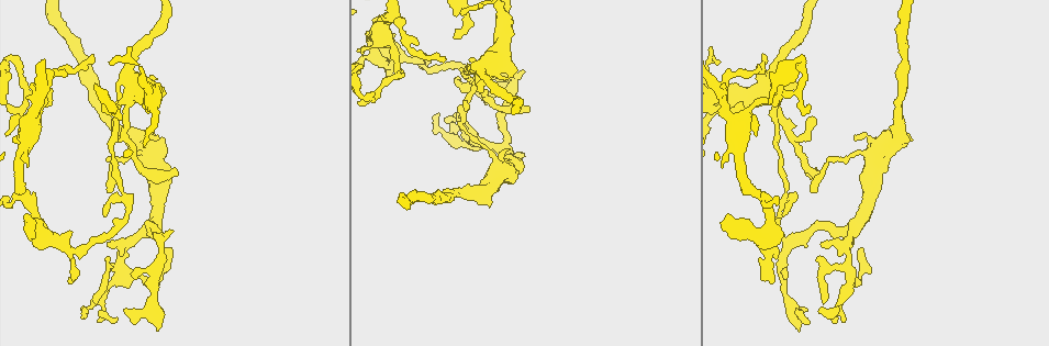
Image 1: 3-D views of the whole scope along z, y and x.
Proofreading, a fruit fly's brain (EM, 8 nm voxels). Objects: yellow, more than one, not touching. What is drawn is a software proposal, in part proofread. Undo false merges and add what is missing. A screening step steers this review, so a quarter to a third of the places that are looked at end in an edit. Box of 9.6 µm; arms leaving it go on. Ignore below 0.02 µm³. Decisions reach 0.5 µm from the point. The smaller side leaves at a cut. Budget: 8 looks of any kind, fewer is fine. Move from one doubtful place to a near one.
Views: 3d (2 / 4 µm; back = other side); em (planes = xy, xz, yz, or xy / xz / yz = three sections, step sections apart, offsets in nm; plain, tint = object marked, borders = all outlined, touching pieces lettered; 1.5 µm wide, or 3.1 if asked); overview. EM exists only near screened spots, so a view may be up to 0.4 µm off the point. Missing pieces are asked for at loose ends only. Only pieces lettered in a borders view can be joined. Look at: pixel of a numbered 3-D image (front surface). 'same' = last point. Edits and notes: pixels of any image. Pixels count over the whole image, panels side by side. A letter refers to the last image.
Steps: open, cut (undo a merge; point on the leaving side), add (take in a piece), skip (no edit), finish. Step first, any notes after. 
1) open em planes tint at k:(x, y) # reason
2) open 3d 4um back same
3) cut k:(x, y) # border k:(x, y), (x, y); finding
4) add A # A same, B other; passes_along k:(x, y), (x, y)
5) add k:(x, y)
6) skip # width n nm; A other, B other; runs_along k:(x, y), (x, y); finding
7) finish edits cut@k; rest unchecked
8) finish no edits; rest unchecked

open 3d 4um at 1:(854, 135) # thin end

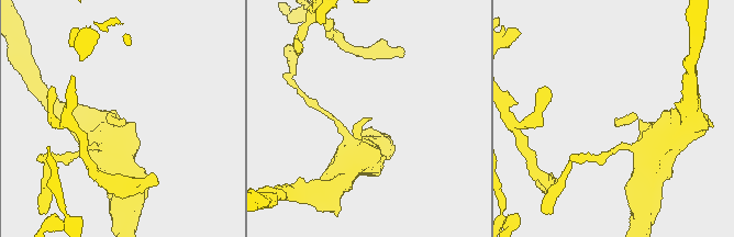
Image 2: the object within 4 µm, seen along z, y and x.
open em planes borders at 2:(123, 119) # now the EM

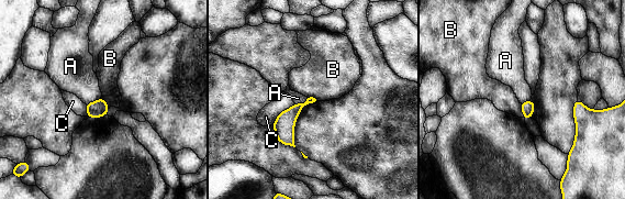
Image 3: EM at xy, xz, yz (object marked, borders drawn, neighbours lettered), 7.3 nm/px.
skip # A other, B other, C other; border 3:(520, 103), (523, 117); none of them fits

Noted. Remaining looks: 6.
open em yz step 8 borders at 1:(102, 106) # long arm stops here

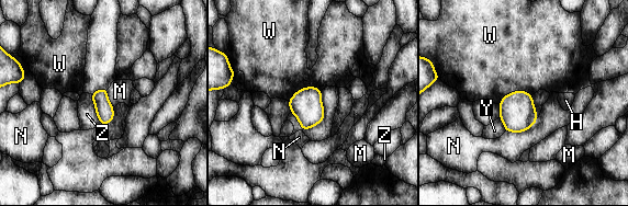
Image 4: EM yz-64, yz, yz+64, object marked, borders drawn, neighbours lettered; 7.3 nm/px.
skip # width 130 nm; H other, M other, N other, W other, Y other, Z other; border 4:(90, 94), (97, 118), (102, 124); none of them fits

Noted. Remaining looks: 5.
open 3d 2um at 1:(17, 60) # sharp bend

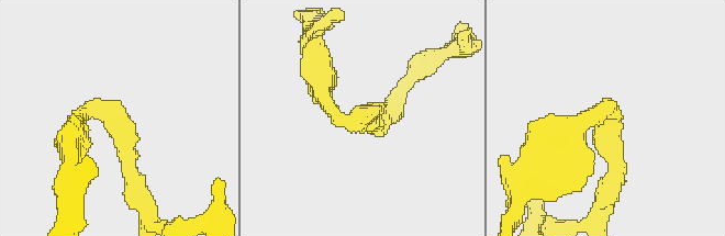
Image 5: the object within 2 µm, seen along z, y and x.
open em planes tint at 5:(111, 119) # now the EM

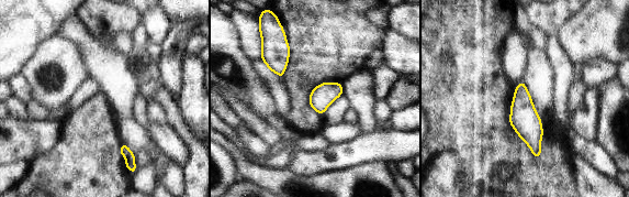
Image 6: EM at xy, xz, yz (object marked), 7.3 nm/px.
open em planes borders same

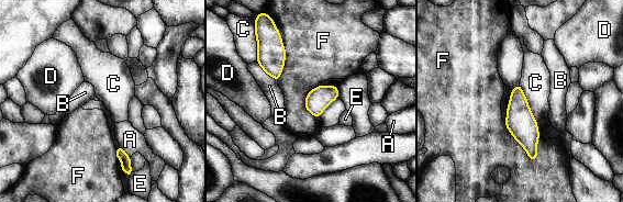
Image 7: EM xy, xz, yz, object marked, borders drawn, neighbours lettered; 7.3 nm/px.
skip # longest_contact F 380 nm; A other, B other, C other, D other, E other, F other; border 7:(503, 121), (509, 133), (533, 163); continuous, no second neuron

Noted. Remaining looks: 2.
finish no edits; rest unchecked

